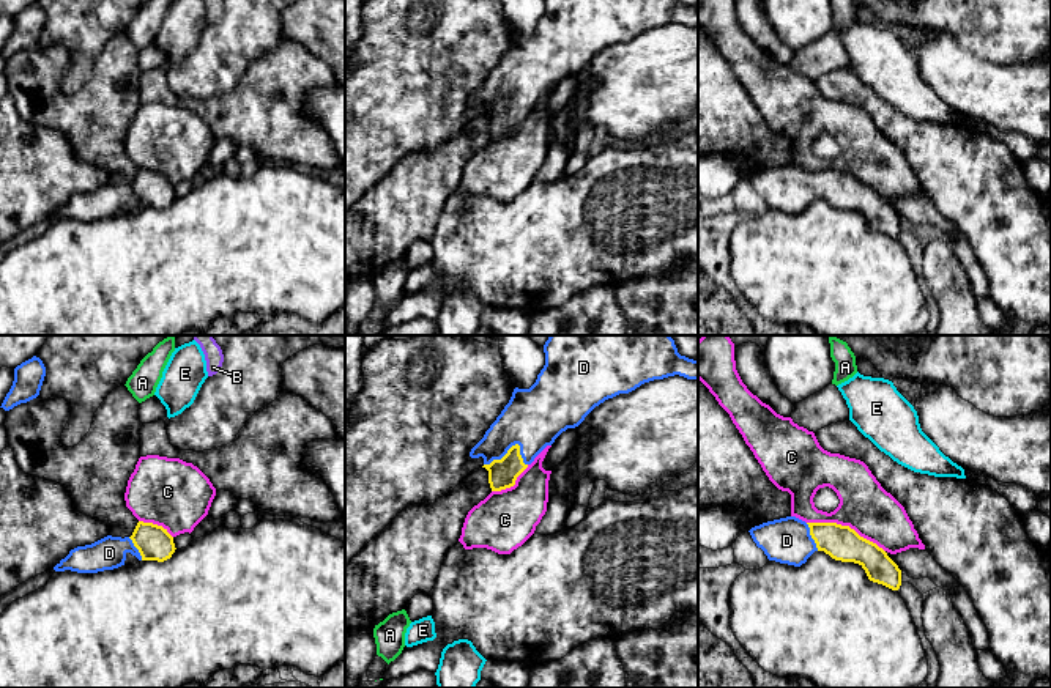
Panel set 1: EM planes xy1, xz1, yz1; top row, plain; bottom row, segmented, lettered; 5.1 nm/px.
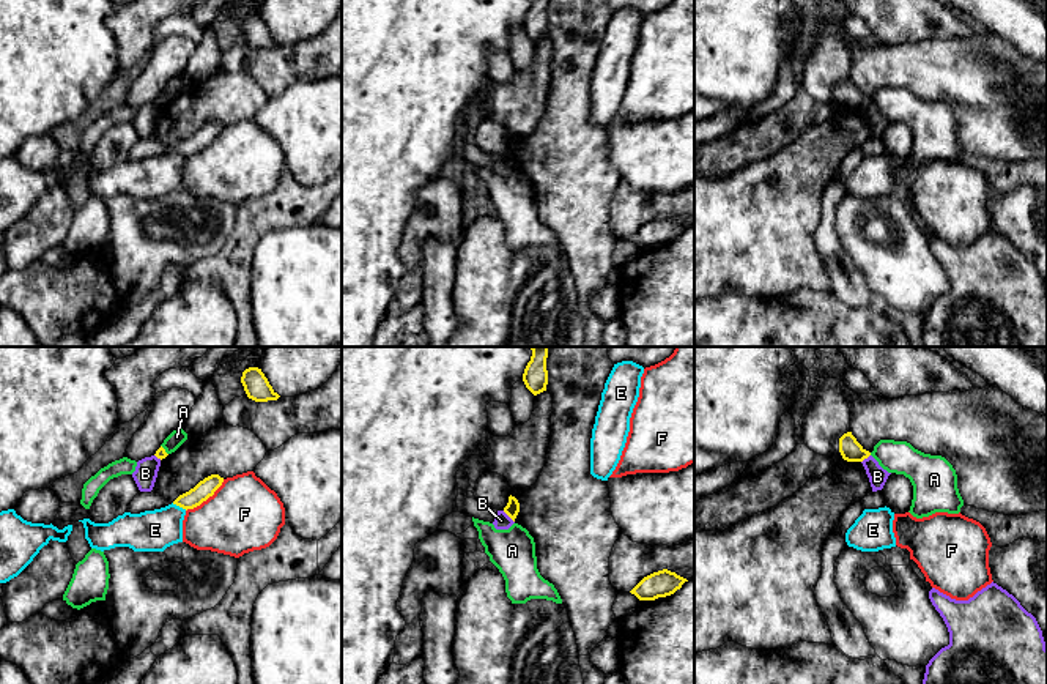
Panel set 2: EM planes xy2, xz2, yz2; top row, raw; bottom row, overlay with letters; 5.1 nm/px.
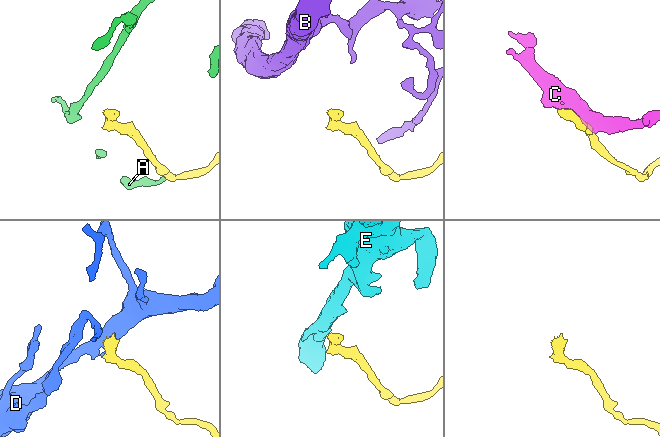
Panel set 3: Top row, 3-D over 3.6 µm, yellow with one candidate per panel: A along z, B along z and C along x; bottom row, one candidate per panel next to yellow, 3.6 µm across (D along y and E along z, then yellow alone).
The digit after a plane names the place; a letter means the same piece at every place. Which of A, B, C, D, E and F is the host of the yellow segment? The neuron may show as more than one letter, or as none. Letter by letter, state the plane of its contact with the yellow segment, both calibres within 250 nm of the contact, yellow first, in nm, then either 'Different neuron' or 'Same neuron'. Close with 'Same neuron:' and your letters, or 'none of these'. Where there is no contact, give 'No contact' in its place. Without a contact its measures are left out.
A: Touches yellow in xy2. Thickness 50 nm (yellow) against 80 nm. Different neuron
B: Touches yellow in xz2. Thickness 70 nm (yellow) against 80 nm. Different neuron
C: Touches yellow in yz1. Thickness 180 nm (yellow) against 260 nm. Different neuron
D: Touches yellow in xz1. Thickness 150 nm (yellow) against 300 nm. Same neuron
E: Touches yellow in xy2. Thickness 90 nm (yellow) against 200 nm. Different neuron
F: Touches yellow in xy2. Thickness 90 nm (yellow) against 380 nm. Different neuron
Same neuron: D

